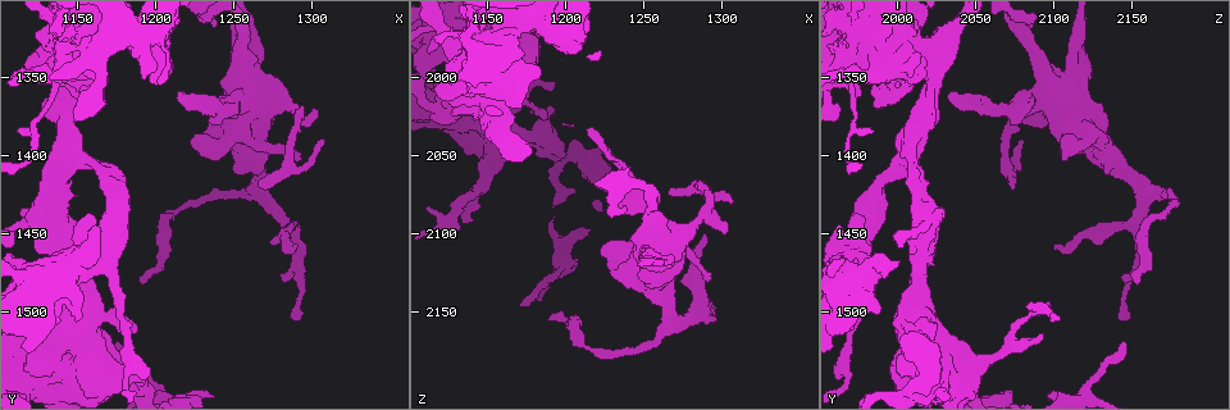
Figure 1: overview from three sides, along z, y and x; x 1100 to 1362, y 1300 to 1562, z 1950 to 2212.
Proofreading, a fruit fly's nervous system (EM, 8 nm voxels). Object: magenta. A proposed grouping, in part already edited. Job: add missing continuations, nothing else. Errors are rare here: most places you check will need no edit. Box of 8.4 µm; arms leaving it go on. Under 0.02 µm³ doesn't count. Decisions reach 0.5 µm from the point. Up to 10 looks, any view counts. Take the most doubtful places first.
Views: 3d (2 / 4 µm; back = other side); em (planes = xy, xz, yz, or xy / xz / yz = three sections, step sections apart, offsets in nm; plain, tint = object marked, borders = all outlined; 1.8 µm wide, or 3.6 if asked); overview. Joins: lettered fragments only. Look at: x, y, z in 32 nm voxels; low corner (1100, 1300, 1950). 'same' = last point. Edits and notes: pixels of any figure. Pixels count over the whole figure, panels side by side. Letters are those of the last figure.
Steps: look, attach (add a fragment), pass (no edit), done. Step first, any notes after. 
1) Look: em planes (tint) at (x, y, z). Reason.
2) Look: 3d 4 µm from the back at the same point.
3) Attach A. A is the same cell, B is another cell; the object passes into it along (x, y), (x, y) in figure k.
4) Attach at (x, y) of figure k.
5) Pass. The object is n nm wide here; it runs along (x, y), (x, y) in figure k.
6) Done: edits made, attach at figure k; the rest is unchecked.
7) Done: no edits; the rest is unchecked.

Look: em xz step 16 (tint) at (1136, 1350, 1970). Touches itself.

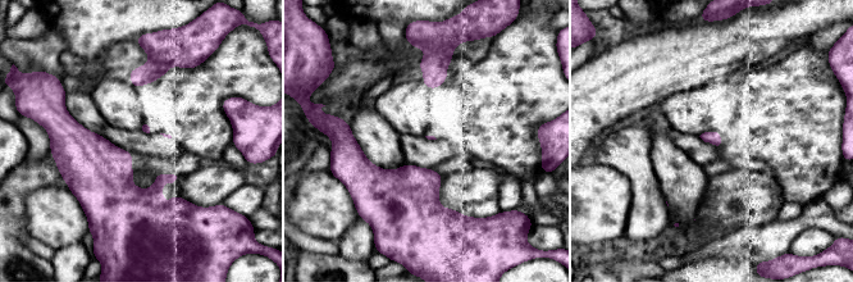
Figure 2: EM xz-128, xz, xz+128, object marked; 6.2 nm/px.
Look: em planes (borders) at the same point.

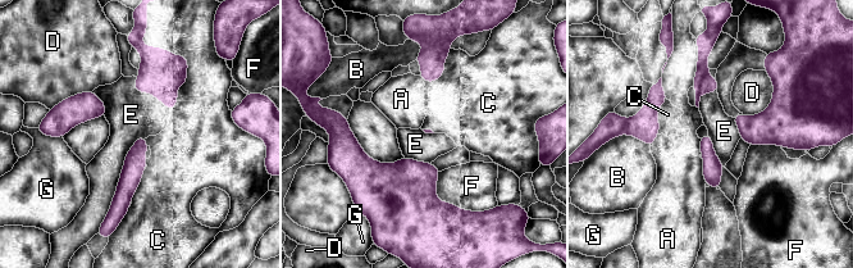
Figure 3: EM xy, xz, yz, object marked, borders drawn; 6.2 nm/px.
Pass. A, B, C, D, E, F and G are other cells; it runs along (142, 140), (123, 198), (114, 207) in figure 3; no lettered fragment goes on from it.

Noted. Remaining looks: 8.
Look: 3d 4 µm at (1174, 1522, 2146). Tapers out.

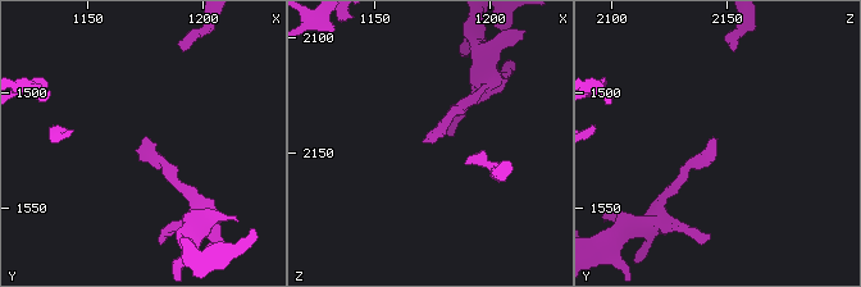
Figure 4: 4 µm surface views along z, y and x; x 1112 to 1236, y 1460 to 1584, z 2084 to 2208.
Look: em planes (borders) at (1175, 1520, 2147). Now the EM.

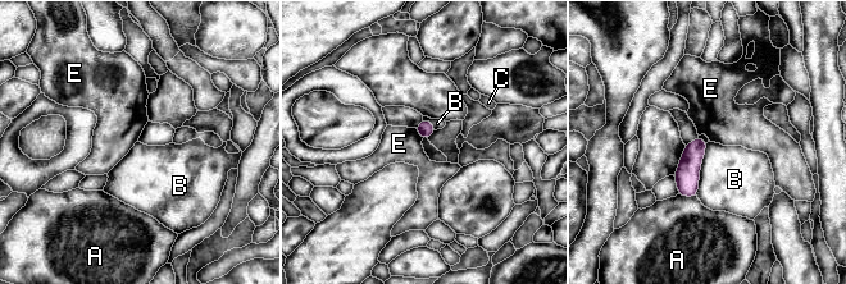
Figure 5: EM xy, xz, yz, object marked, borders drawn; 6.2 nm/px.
Pass. The longest contact is with B, 360 nm; A, B, C and E are other cells; a border runs along (708, 142), (701, 161), (696, 196) in figure 5; none of them fits.

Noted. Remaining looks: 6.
Look: em planes (borders) at (1146, 1398, 2010). A narrow waist.

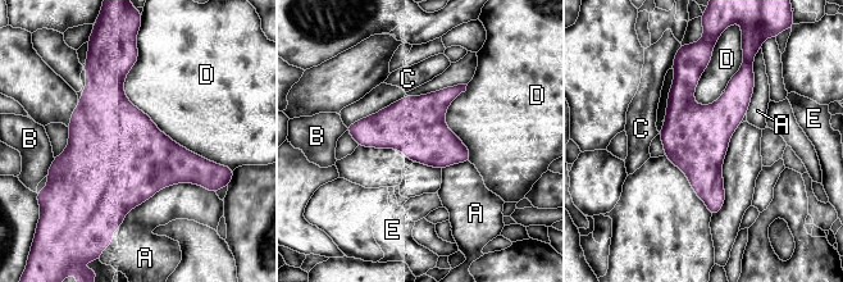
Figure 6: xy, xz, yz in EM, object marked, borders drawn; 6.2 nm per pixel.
Pass. The longest contact is with D, 850 nm; A, B, C, D and E are other cells; a border runs along (137, 53), (124, 95), (219, 164) in figure 6; no lettered fragment goes on from it.

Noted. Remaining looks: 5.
Look: em planes (borders) at (1192, 1544, 2002). Free end.

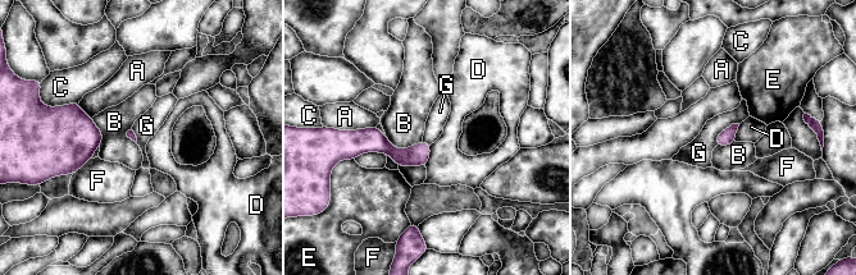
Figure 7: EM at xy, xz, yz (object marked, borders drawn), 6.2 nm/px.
Pass. The longest contact is with B, 240 nm; A, B, C, D, E, F and G are other cells; it runs along (350, 134), (396, 155), (427, 152) in figure 7; none of them fits.

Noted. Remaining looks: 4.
Done: no edits; the rest is unchecked.

